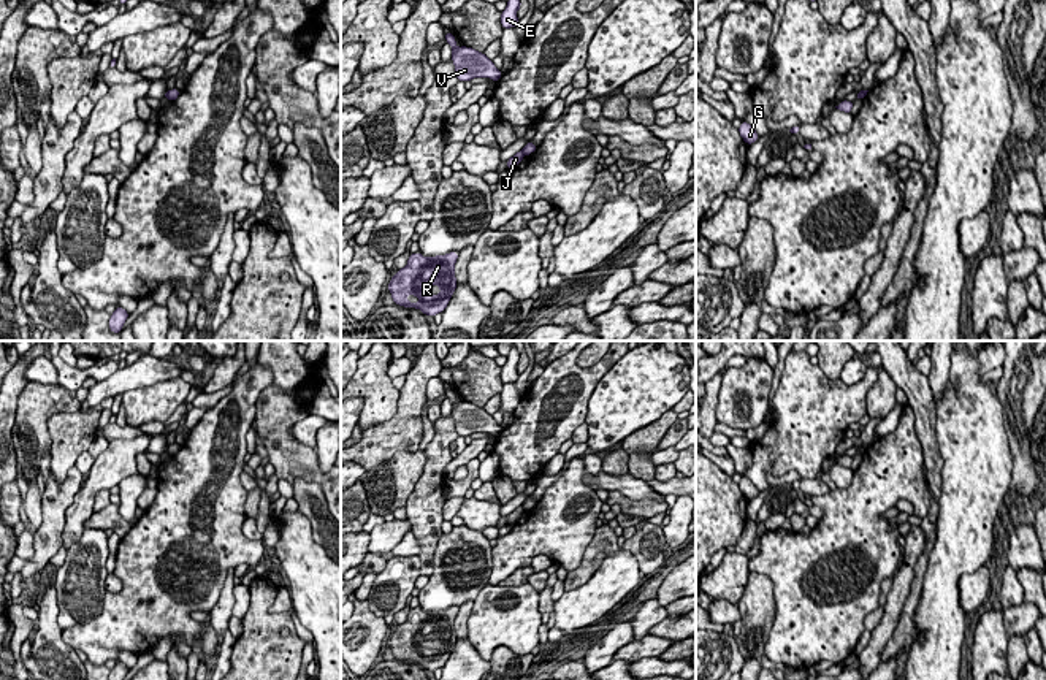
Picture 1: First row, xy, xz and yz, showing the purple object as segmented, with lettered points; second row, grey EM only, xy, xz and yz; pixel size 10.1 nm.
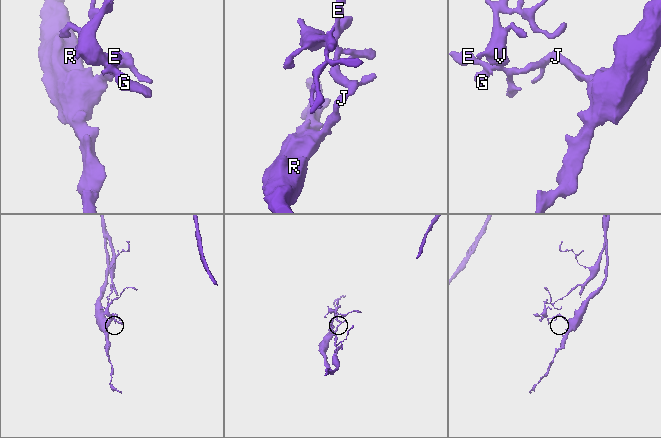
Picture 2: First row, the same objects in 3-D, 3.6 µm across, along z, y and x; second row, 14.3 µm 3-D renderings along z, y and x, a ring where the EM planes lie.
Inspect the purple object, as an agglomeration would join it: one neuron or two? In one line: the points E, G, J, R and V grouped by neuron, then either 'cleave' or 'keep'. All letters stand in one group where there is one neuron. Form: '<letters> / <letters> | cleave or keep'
E G V / J R | cleave

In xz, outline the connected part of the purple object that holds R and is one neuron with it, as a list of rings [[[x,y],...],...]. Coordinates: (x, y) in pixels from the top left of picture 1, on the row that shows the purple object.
[[[458,252],[423,257],[410,254],[407,265],[390,279],[388,292],[393,303],[404,308],[420,309],[434,317],[447,308],[455,288],[455,263]]]

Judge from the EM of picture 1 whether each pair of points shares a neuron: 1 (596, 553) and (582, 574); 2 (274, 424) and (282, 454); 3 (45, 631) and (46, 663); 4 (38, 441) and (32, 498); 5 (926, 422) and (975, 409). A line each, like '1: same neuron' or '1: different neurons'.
1: same neuron
2: same neuron
3: same neuron
4: different neurons
5: different neurons

